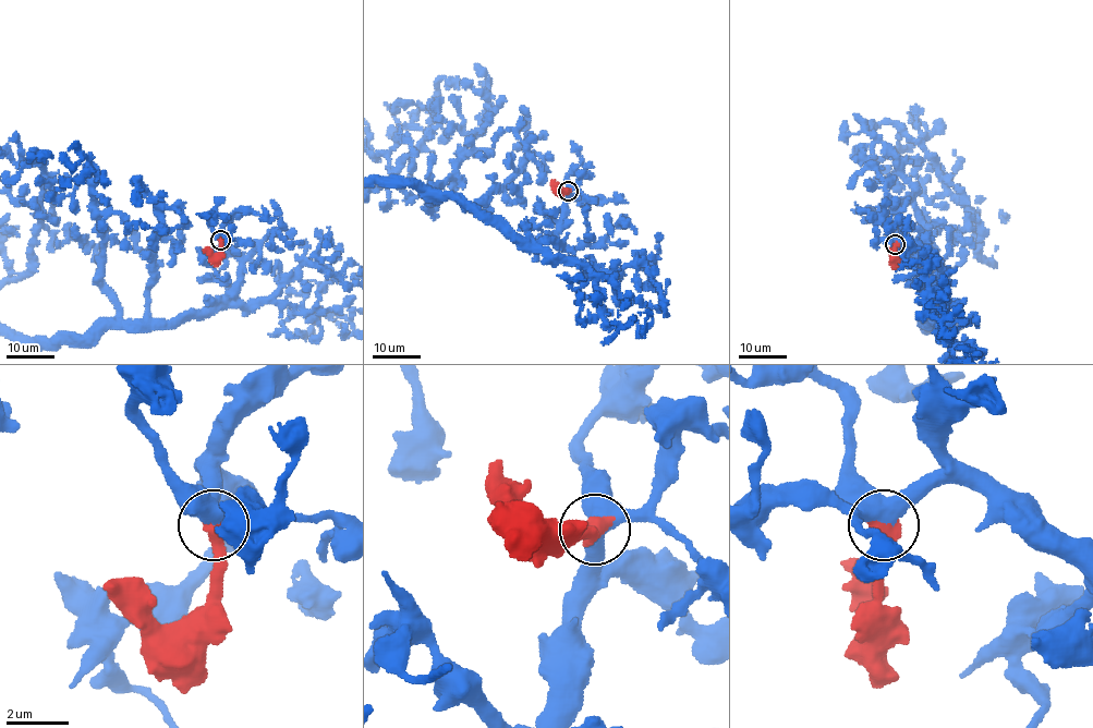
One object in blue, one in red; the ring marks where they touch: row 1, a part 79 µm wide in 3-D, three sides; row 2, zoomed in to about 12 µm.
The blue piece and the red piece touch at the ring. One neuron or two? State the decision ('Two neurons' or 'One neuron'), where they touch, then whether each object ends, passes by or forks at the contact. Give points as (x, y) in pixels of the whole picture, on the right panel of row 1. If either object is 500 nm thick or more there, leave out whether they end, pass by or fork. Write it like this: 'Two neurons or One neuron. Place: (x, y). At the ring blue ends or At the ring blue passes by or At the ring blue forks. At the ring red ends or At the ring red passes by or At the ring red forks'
One neuron. Place: (895, 244)

